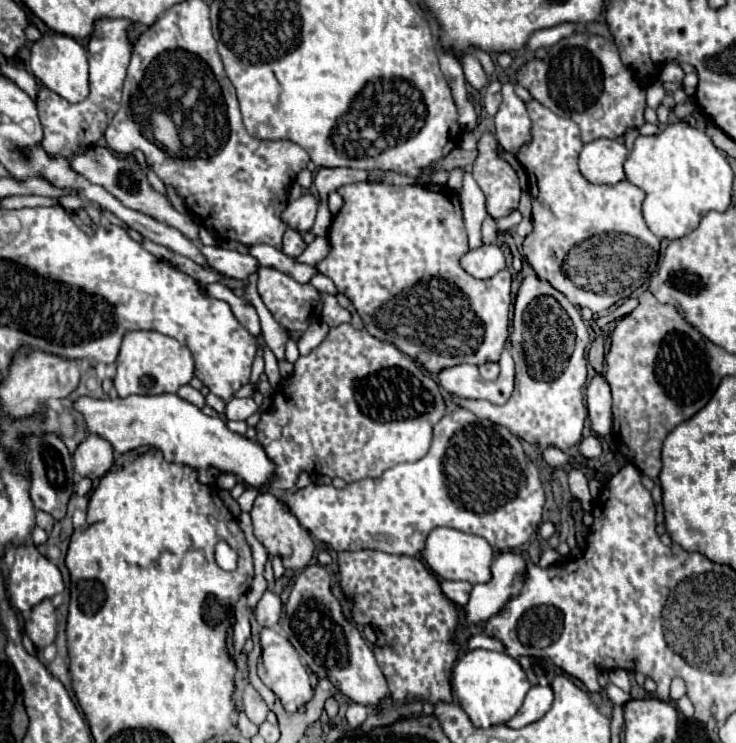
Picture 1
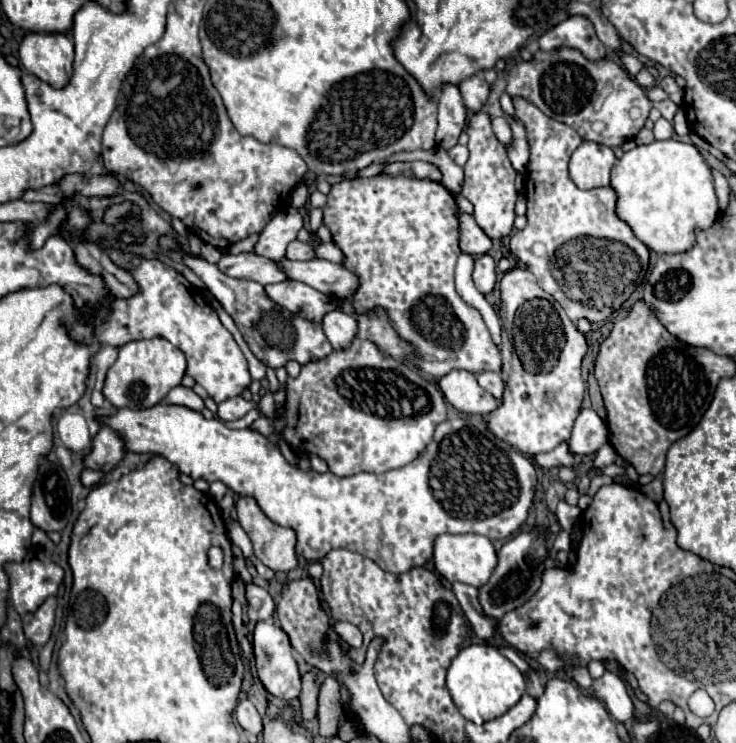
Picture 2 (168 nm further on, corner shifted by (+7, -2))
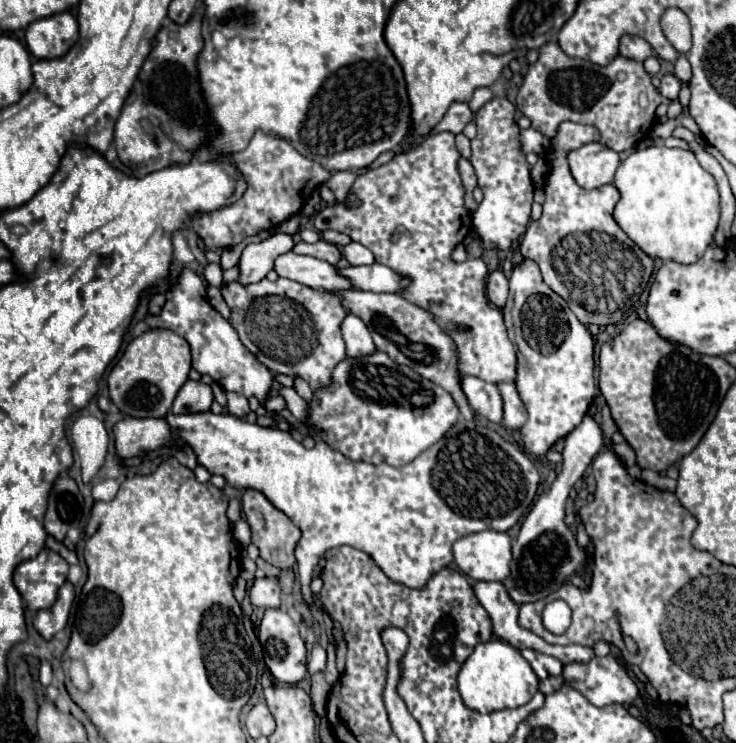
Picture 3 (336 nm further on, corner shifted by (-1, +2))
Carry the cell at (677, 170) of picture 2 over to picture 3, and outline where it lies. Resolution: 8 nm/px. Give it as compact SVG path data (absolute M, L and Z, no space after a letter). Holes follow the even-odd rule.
M663 144L636 148L615 174L621 194L613 210L621 230L651 258L697 262L709 246L719 222L719 192L713 176L701 168L695 154Z

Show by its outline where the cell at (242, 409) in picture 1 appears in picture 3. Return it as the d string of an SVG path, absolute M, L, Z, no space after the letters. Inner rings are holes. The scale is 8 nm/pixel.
M227 392L227 410L239 418L245 418L249 414L249 402L245 396L235 394L235 392Z

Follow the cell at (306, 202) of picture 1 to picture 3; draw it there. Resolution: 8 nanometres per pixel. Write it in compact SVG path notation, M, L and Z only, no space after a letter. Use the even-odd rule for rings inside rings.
M273 234L271 238L263 240L261 244L249 244L241 258L239 258L239 280L241 284L249 286L249 284L255 284L255 282L261 282L271 270L273 270L273 264L275 264L275 258L289 252L293 248L293 238L287 236L287 234Z

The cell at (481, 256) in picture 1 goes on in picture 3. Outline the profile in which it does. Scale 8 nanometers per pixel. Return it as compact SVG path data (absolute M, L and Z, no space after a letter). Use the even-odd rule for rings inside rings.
M495 270L489 274L487 278L487 298L497 306L497 308L503 308L505 306L505 300L507 300L507 278L503 276L501 270Z

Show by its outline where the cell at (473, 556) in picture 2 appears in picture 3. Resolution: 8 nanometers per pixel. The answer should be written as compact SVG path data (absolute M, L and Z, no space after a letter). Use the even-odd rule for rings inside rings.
M483 530L453 544L455 564L473 580L505 580L511 566L511 536Z

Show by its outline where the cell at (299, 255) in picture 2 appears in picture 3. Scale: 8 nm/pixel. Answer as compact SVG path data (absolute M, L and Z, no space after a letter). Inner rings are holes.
M319 240L315 244L305 244L305 242L297 242L293 252L297 254L307 254L307 256L315 256L319 260L325 260L329 264L337 264L341 260L341 250L335 244L329 244L325 240Z

